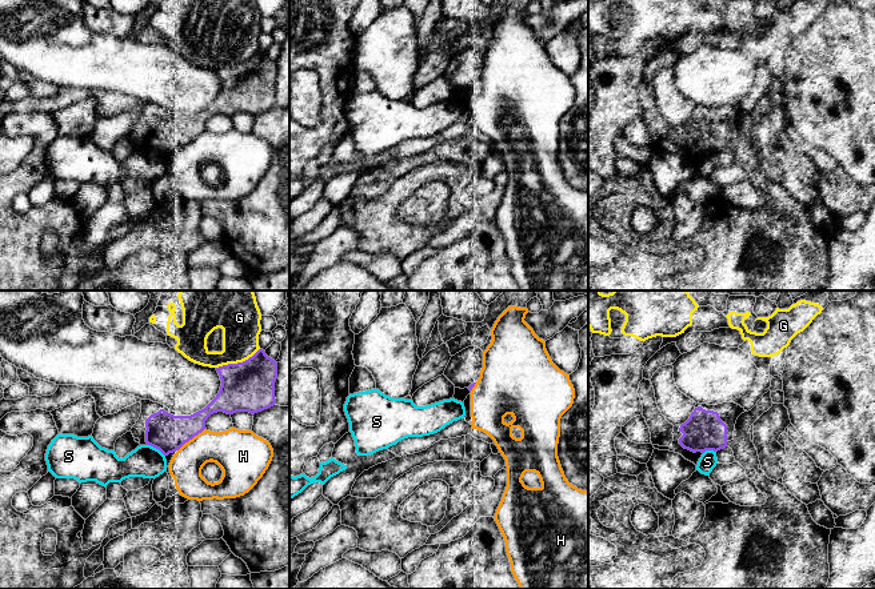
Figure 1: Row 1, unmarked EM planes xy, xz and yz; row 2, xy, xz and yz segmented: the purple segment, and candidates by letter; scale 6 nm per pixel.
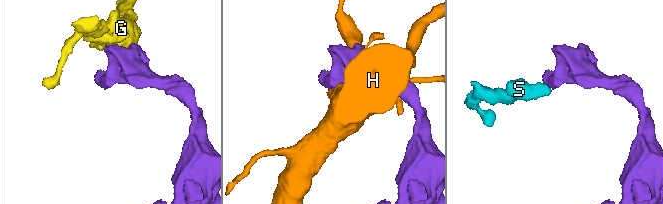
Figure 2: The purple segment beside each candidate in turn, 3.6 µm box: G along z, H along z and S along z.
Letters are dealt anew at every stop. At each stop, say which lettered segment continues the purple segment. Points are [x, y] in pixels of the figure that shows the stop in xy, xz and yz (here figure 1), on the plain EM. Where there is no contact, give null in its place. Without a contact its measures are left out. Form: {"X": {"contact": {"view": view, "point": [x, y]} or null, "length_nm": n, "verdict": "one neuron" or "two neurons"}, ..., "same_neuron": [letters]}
{"G": {"contact": {"view": "xy", "point": [238, 64]}, "length_nm": 300, "verdict": "two neurons"}, "H": {"contact": {"view": "xy", "point": [191, 140]}, "length_nm": 220, "verdict": "two neurons"}, "S": {"contact": {"view": "xy", "point": [156, 149]}, "length_nm": 130, "verdict": "two neurons"}, "same_neuron": []}

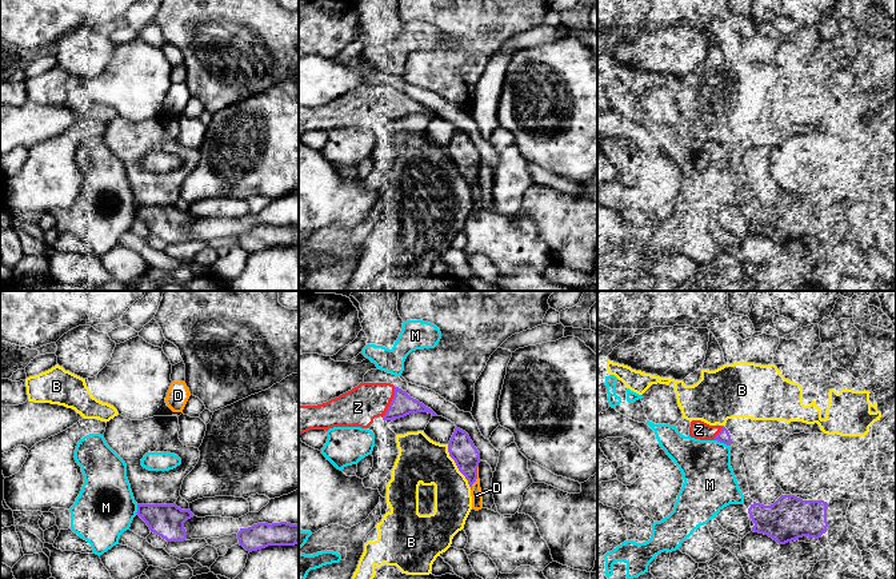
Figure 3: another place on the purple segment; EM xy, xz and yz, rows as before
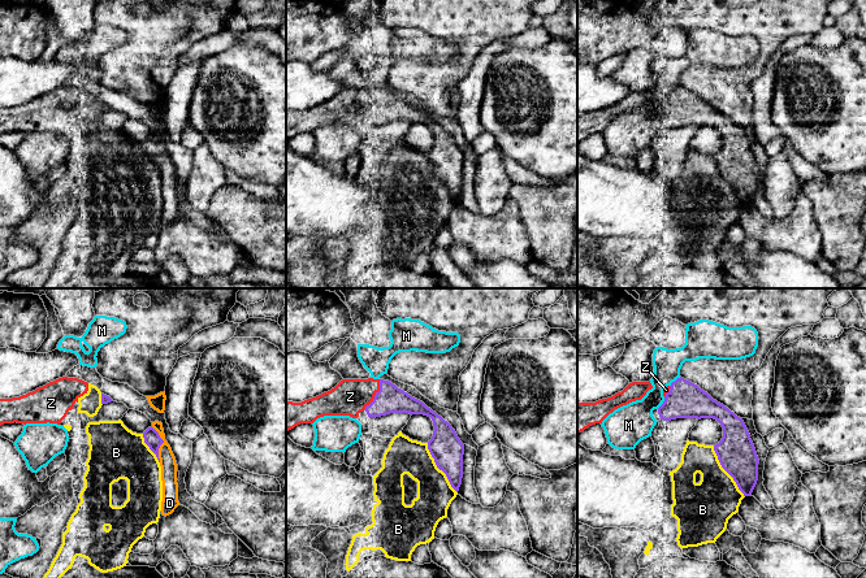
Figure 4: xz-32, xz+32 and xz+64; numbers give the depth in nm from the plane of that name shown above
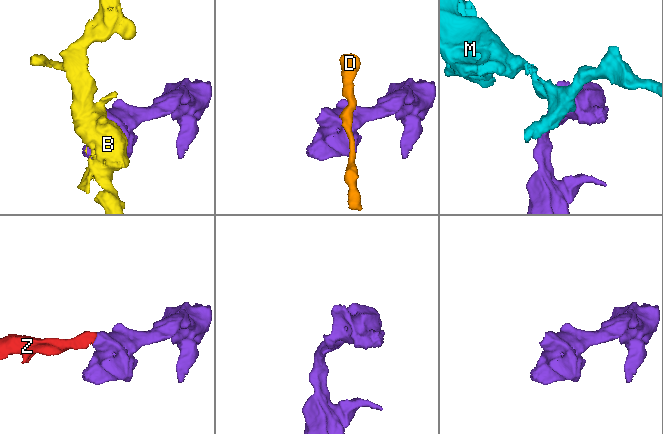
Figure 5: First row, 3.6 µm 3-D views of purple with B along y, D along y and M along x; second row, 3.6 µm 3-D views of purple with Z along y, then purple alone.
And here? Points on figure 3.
{"B": {"contact": {"view": "xz", "point": [458, 168]}, "length_nm": 300, "verdict": "two neurons"}, "D": {"contact": {"view": "xz", "point": [476, 179]}, "length_nm": 160, "verdict": "two neurons"}, "M": {"contact": {"view": "yz", "point": [723, 143]}, "length_nm": 100, "verdict": "two neurons"}, "Z": {"contact": {"view": "xz", "point": [391, 103]}, "length_nm": 200, "verdict": "one neuron"}, "same_neuron": ["Z"]}

